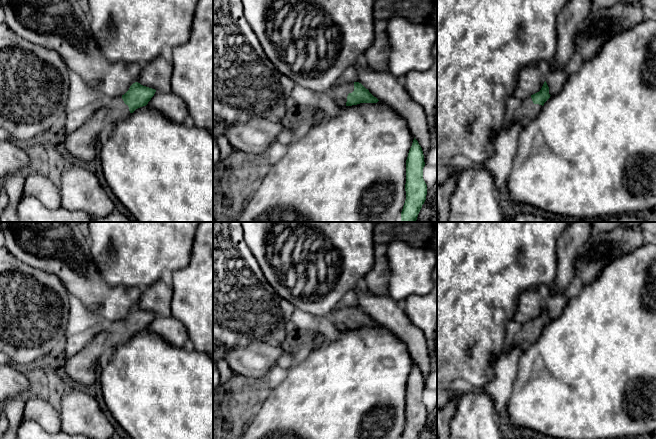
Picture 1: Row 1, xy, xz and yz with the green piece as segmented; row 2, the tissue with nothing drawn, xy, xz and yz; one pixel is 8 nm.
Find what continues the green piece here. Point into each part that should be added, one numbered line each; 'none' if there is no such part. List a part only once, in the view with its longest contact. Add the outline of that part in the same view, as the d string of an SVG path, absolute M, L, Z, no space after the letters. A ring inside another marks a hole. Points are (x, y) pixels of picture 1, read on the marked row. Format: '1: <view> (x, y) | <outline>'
1: xz (339, 92) | M338 81L331 89L330 95L341 108L346 107L347 96L354 91L354 82Z

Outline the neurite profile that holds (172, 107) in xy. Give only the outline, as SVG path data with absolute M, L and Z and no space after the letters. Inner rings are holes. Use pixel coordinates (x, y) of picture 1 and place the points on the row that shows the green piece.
M156 91L146 107L158 111L174 123L183 123L189 116L186 103L173 92Z

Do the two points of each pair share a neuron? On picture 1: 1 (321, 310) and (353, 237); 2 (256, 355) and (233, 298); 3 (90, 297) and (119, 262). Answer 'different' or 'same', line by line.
1: same
2: different
3: different

